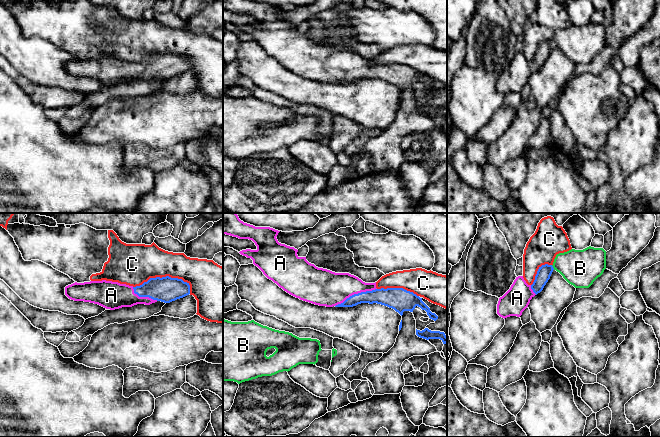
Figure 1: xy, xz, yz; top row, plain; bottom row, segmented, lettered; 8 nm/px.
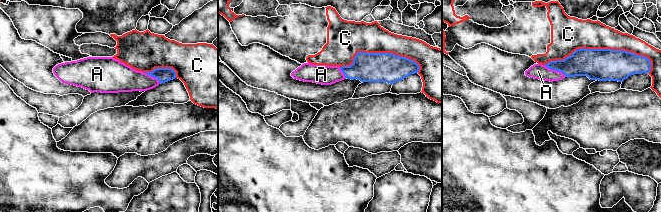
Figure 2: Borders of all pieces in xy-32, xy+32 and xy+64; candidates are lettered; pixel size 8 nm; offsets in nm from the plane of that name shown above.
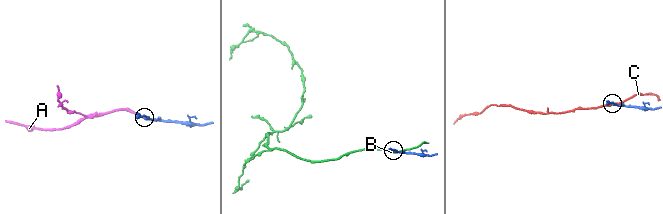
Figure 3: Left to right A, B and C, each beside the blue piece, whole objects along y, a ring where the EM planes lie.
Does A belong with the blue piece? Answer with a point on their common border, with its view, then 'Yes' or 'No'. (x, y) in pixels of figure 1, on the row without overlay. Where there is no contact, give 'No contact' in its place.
Touches blue at xz (355, 70). Yes

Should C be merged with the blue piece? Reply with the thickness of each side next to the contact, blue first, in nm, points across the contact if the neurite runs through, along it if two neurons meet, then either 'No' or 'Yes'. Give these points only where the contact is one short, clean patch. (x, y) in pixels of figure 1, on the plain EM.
Thickness 200 nm (blue) against 300 nm. No

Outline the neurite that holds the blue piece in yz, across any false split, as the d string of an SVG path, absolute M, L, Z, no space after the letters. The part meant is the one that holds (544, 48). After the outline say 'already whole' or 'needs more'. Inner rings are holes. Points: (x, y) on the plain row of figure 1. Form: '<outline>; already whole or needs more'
M548 40L539 43L532 61L528 61L523 52L516 53L510 65L499 74L497 90L504 95L510 92L520 93L530 76L543 66L553 46L553 42Z; needs more

